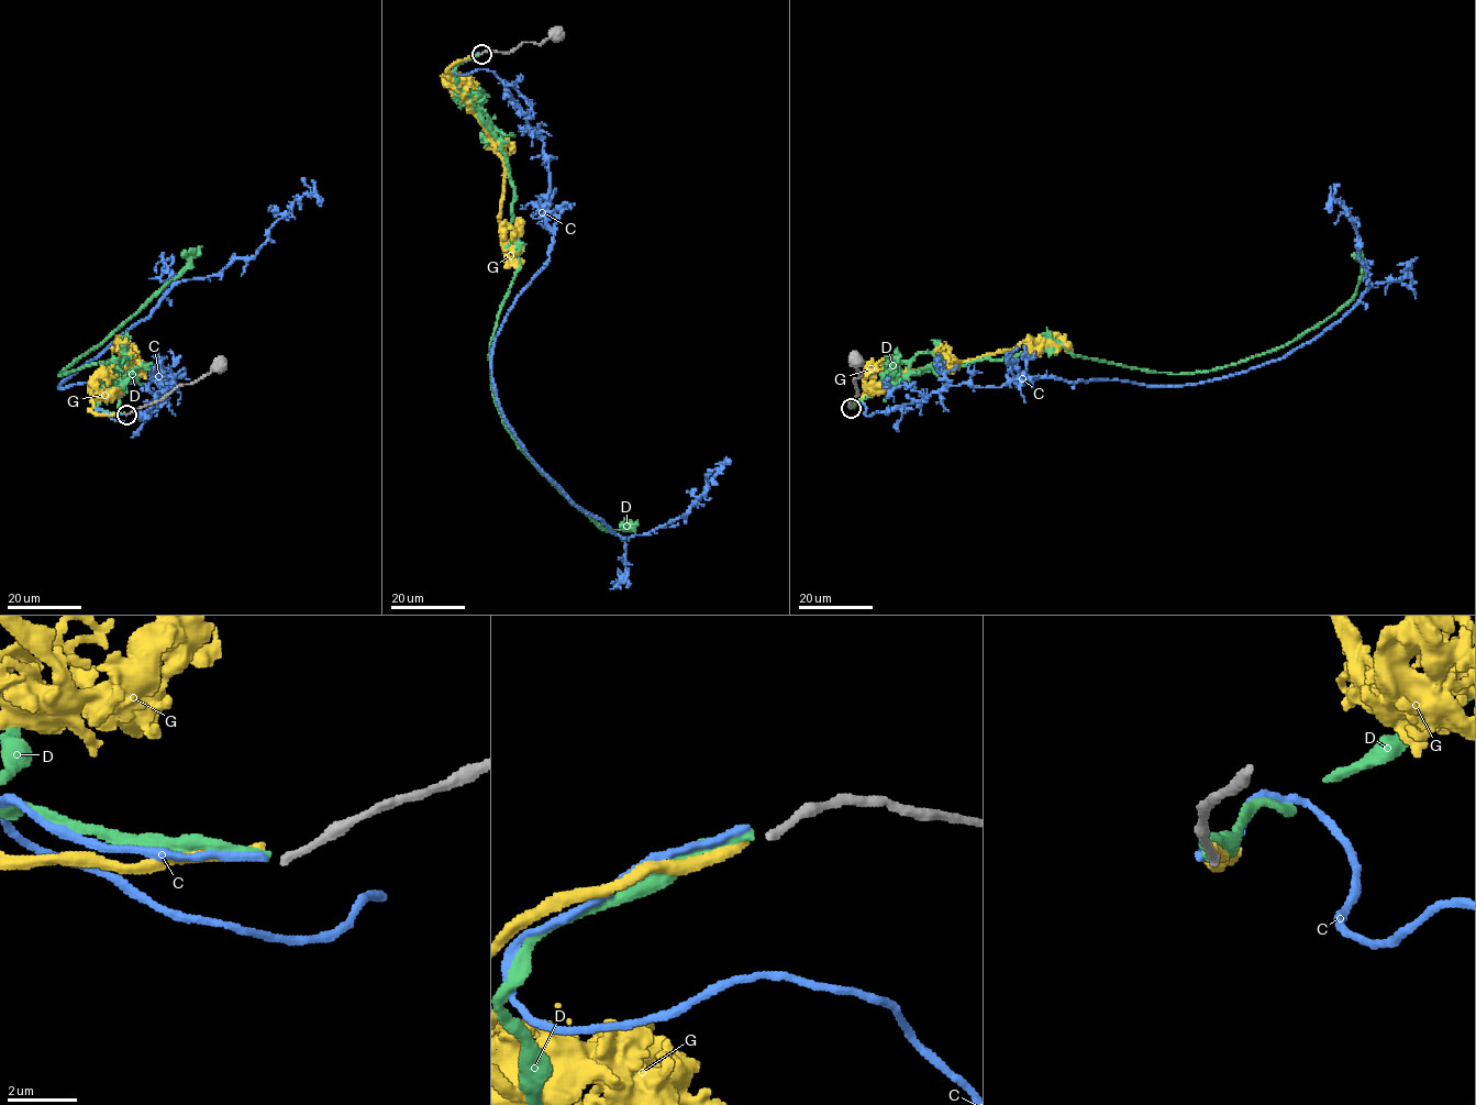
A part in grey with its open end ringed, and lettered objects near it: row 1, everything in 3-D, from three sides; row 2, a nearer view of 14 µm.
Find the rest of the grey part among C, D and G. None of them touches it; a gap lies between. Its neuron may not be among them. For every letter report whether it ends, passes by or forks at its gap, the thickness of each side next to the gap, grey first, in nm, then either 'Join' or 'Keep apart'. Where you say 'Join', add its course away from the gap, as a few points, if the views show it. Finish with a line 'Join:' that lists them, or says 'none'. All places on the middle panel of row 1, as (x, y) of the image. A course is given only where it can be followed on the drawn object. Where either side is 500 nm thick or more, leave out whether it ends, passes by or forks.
C: It ends there. Thickness 200 nm (grey) against 220 nm. Keep apart
D: It ends there. Thickness 200 nm (grey) against 240 nm. Keep apart
G: It ends there. Thickness 200 nm (grey) against 320 nm. Keep apart
Join: none

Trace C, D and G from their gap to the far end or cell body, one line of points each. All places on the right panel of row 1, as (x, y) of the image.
C: (850, 407), (1036, 377), (1190, 385), (1279, 360), (1371, 284), (1350, 213), (1329, 211)
D: (851, 407), (889, 379), (1055, 342), (1143, 369), (1242, 362), (1352, 299), (1358, 250)
G: (851, 406), (873, 387), (936, 362), (979, 358), (1025, 341), (1063, 341), (1034, 352), (1023, 349)

